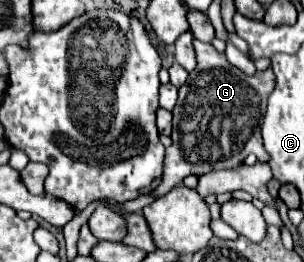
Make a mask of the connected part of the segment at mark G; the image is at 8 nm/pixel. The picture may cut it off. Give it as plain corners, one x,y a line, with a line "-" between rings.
194,39
194,49
198,65
196,71
188,75
186,85
180,87
178,103
172,109
172,145
166,149
162,183
150,193
152,197
168,193
188,175
200,177
214,169
236,169
250,153
254,153
260,163
270,159
262,145
260,125
266,113
266,99
276,85
272,69
248,77
232,67
226,55
218,53
212,43

